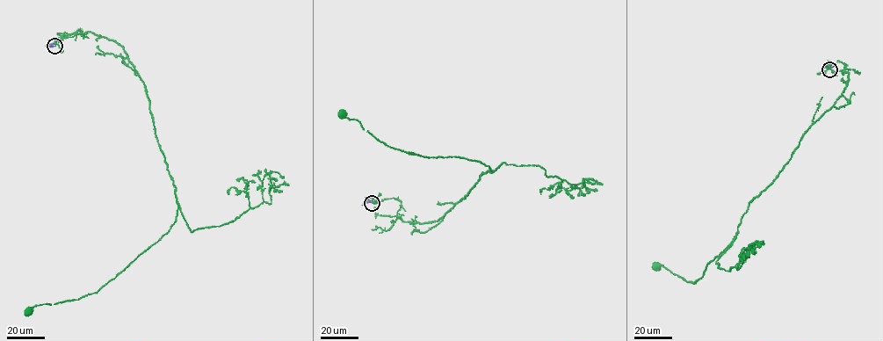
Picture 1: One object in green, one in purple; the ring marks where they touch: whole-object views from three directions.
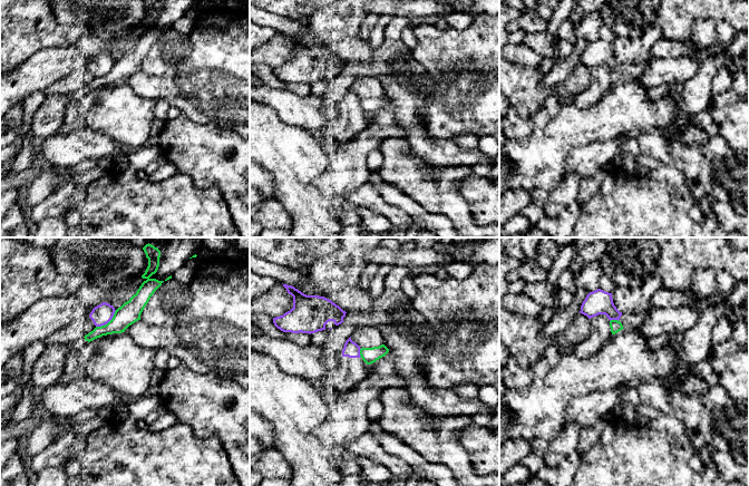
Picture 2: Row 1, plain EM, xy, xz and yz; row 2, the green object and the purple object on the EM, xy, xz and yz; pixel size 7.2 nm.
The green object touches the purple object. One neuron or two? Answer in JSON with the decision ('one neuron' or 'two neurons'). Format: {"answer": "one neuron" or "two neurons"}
{"answer": "two neurons"}

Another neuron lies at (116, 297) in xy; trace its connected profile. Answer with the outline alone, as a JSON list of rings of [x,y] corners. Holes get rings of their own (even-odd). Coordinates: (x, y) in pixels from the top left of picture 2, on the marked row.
[[[136,279],[120,283],[110,290],[100,291],[88,282],[84,283],[76,292],[66,297],[51,297],[35,302],[22,314],[0,325],[0,366],[3,366],[13,354],[36,341],[45,340],[51,333],[66,327],[68,323],[89,317],[93,309],[103,302],[109,303],[117,310],[128,299],[136,288]]]

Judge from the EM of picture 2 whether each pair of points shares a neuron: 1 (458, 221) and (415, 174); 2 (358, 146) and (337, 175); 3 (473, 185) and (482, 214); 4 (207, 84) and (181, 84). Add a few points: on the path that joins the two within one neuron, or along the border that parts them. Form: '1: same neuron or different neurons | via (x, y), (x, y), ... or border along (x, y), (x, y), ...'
1: same neuron | via (448, 209), (425, 185)
2: same neuron | via (354, 153), (343, 168)
3: same neuron | via (478, 192), (480, 194), (480, 207)
4: same neuron | via (201, 84), (187, 84)

